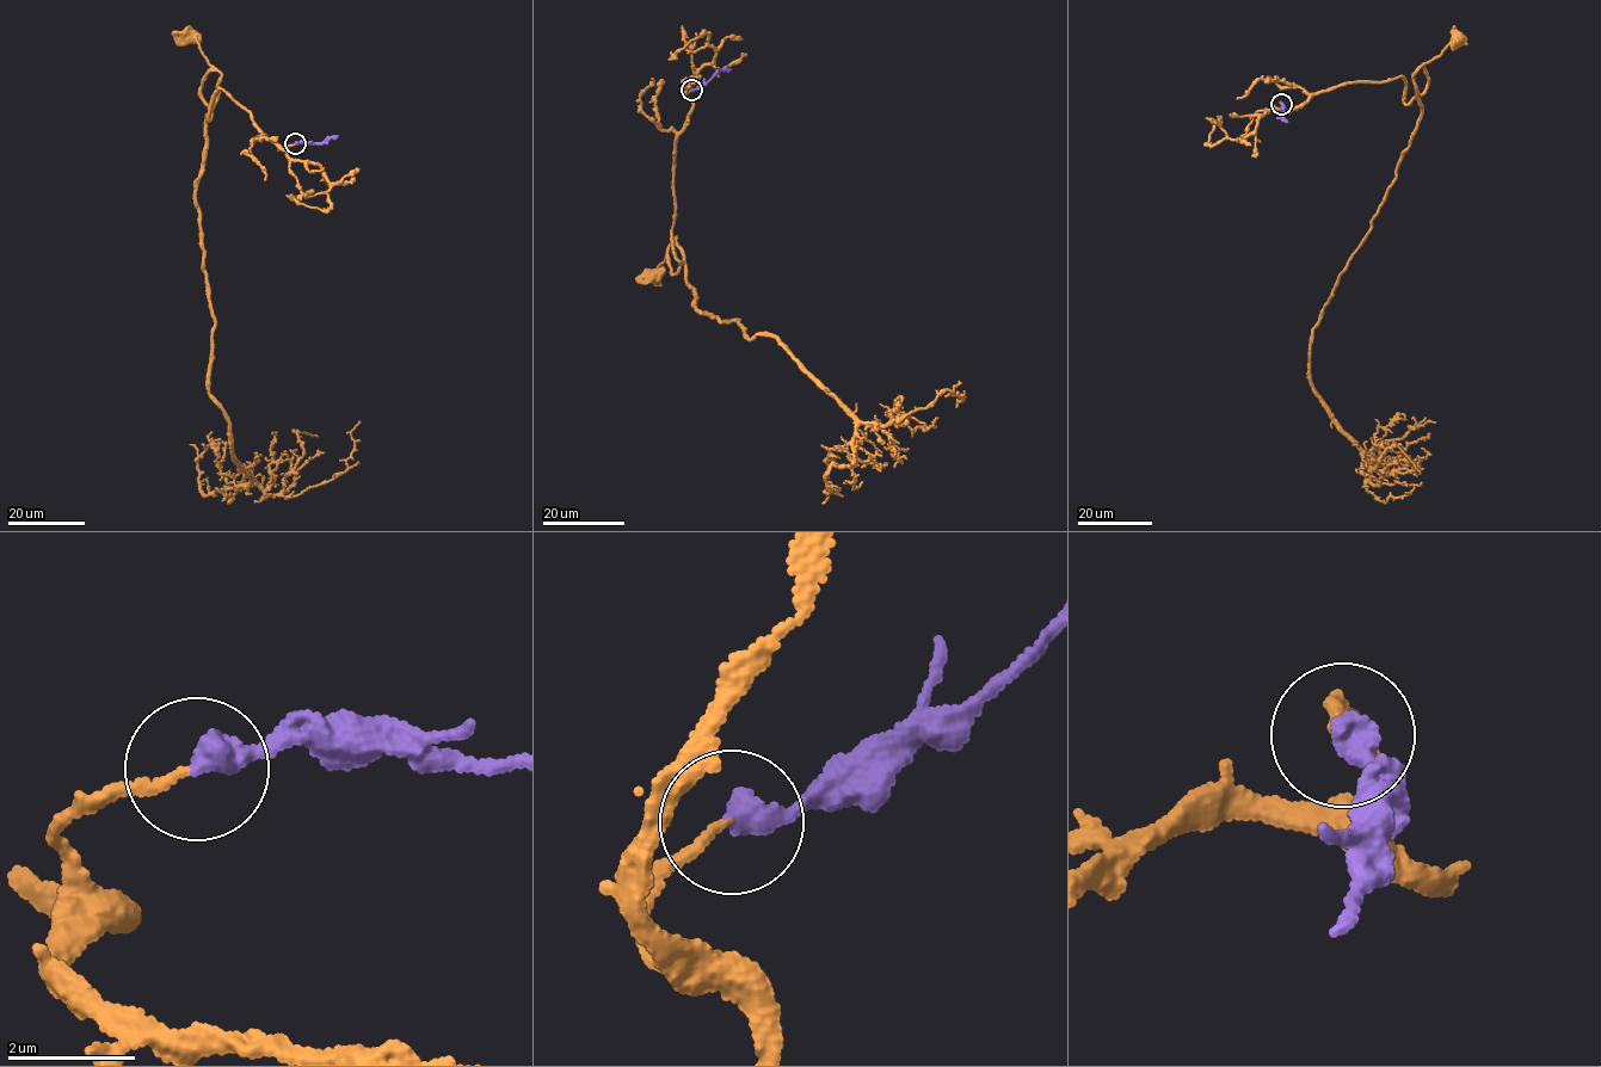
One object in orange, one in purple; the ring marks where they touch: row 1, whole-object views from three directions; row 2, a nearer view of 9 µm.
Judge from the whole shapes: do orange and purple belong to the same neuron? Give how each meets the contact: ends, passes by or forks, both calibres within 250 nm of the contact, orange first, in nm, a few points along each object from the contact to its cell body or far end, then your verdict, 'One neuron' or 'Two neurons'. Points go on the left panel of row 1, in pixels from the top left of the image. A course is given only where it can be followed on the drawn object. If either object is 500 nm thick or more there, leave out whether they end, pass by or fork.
At the ring orange ends. At the ring purple ends. Thickness 150 nm (orange) against 440 nm. Course of orange: (295, 145), (289, 153), (271, 140), (222, 88), (213, 97), (209, 119), (201, 93), (211, 67), (191, 36). Course of purple: (295, 145), (315, 143), (338, 136). One neuron

